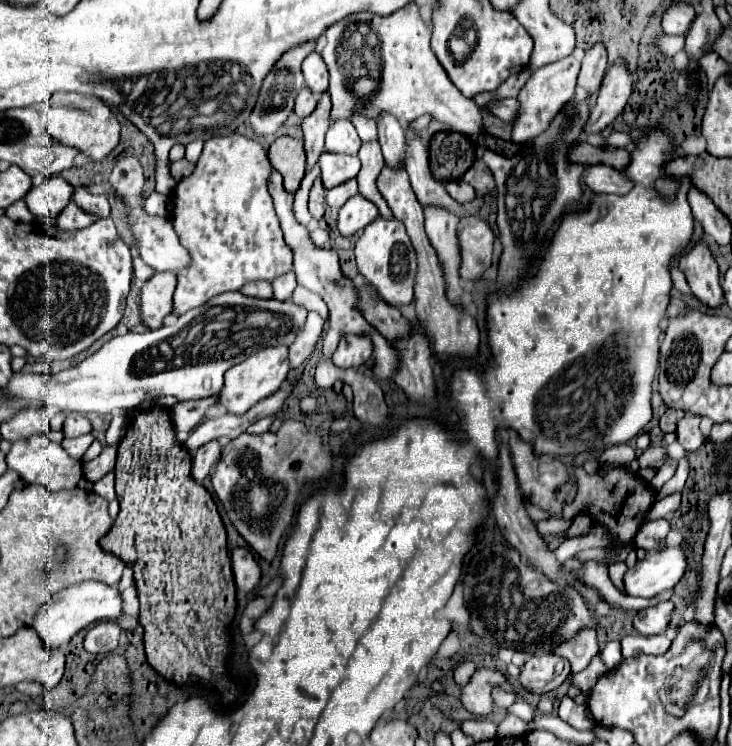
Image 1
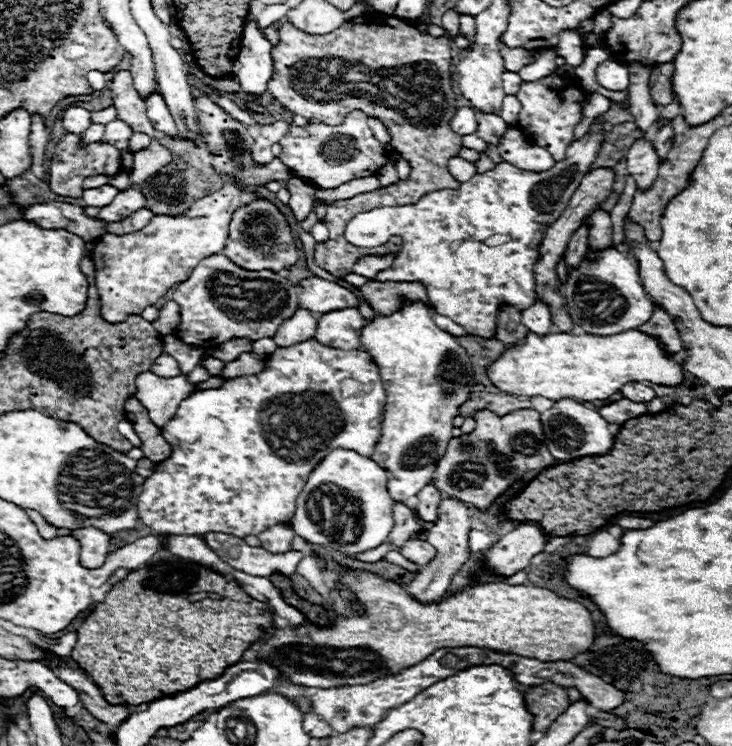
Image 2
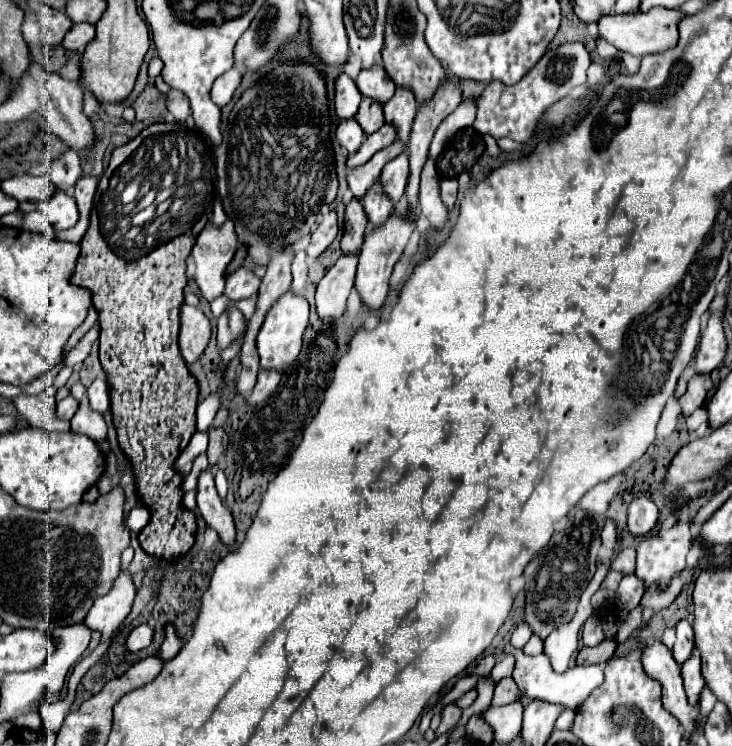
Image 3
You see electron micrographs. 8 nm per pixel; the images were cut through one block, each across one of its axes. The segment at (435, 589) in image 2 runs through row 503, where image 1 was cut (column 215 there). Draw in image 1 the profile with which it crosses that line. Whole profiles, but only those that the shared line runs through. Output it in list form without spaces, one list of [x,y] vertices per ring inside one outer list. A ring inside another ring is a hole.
[[[216,440],[206,442],[204,446],[200,446],[200,450],[196,450],[192,454],[192,478],[202,484],[202,480],[210,474],[210,470],[214,468],[216,460],[220,458],[220,444]]]

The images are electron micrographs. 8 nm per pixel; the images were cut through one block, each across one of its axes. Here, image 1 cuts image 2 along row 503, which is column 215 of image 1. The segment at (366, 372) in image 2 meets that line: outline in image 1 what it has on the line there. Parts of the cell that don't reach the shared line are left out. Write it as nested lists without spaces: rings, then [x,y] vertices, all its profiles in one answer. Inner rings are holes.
[[[234,132],[204,142],[194,172],[176,184],[172,194],[172,224],[190,254],[188,268],[178,272],[172,314],[180,316],[216,294],[240,290],[254,280],[274,280],[292,270],[292,250],[282,238],[268,194],[270,174],[266,150],[254,138]]]

